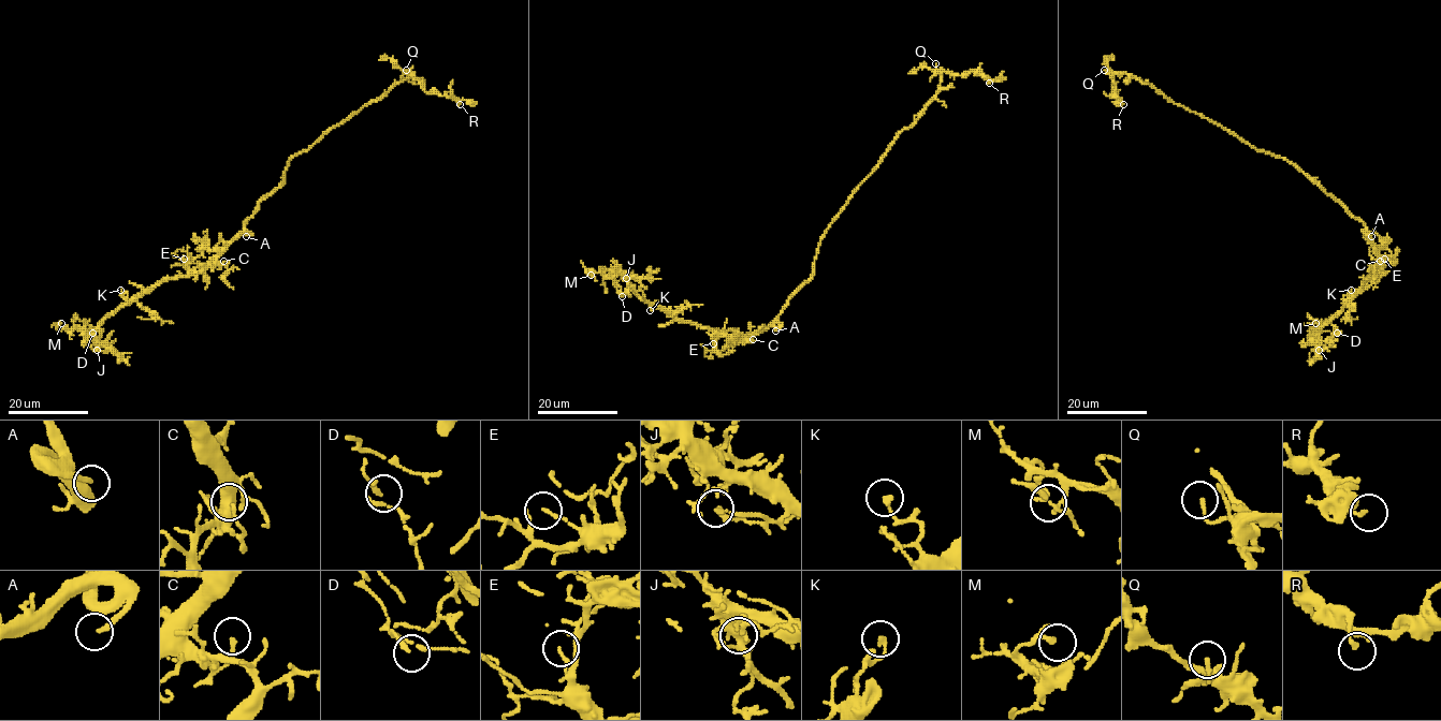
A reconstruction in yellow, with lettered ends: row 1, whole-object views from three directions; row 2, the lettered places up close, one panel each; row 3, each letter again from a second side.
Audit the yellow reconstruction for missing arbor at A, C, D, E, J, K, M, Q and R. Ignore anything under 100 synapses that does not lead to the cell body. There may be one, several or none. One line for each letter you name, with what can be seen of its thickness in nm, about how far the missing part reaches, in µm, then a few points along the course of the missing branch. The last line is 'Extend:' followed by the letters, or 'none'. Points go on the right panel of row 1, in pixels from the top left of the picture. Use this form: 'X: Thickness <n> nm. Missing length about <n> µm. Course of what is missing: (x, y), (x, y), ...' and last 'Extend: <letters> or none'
A: Thickness 190 nm. Missing length about 20 µm. Course of what is missing: (1371, 236), (1388, 227), (1401, 226), (1410, 250)
Extend: A

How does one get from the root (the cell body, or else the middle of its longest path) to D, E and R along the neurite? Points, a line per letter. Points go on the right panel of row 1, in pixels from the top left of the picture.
D: (1310, 178), (1363, 223), (1379, 255), (1379, 267), (1313, 335), (1324, 323), (1330, 323), (1337, 333)
E: (1310, 178), (1363, 223), (1379, 255), (1377, 271), (1389, 263), (1384, 259)
R: (1310, 178), (1148, 84), (1117, 72), (1111, 96), (1123, 104)

